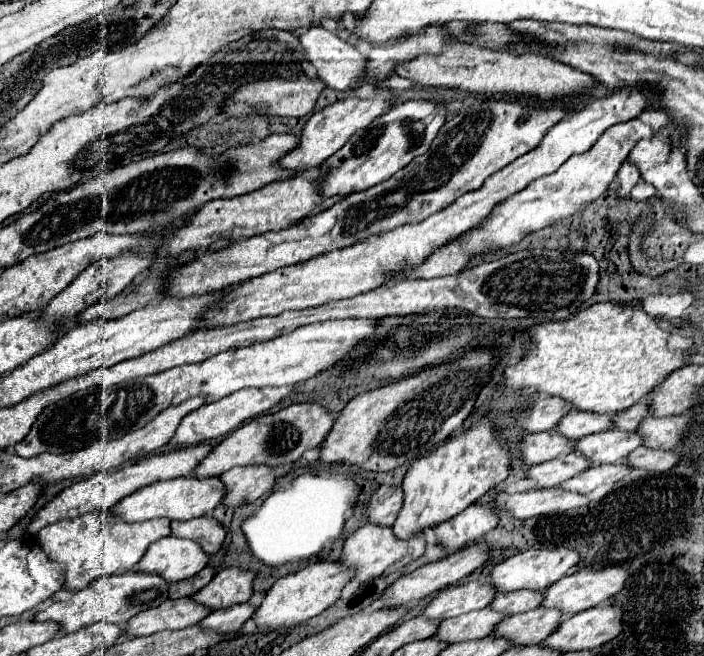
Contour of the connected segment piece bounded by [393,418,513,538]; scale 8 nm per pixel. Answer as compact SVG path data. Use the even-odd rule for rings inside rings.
M487 418L479 420L463 434L447 438L443 444L437 446L437 450L417 458L409 466L403 478L405 506L401 508L393 524L395 536L409 538L419 530L437 526L457 516L459 512L463 512L467 506L477 502L485 492L489 492L493 486L497 486L509 476L511 460L513 460L511 448L507 446L505 440L497 436L495 424Z

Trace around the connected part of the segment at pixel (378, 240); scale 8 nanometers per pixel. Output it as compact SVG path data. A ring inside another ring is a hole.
M641 86L619 88L605 98L597 98L585 104L569 118L555 124L545 134L543 142L537 148L519 156L509 166L497 170L493 176L485 180L481 188L463 194L441 212L429 216L419 224L405 224L401 228L397 226L395 230L387 230L377 236L365 238L365 242L357 242L353 246L347 246L345 250L333 250L329 254L309 258L307 262L301 262L297 266L289 266L285 270L275 270L265 276L247 280L235 286L233 290L229 290L229 294L221 304L209 308L207 318L203 318L199 326L201 328L219 326L219 324L229 326L237 322L263 318L263 316L277 316L285 310L305 310L311 306L321 306L325 302L353 298L361 292L375 290L381 284L385 284L395 272L401 272L407 266L419 266L421 262L425 262L425 258L429 258L435 250L439 250L447 242L453 242L461 238L467 230L477 228L477 224L481 224L499 202L521 192L533 180L555 172L569 156L587 152L609 126L637 118L647 106L649 106L649 98L645 96Z

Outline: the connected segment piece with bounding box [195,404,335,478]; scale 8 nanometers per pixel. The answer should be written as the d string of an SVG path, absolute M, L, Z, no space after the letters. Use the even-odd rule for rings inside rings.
M291 404L279 412L257 416L245 422L235 432L231 432L223 442L219 442L215 450L209 454L209 458L205 458L199 464L199 468L195 470L195 478L221 476L223 472L235 466L251 466L251 464L285 466L297 462L303 452L323 444L329 430L333 428L333 422L335 416L319 404Z

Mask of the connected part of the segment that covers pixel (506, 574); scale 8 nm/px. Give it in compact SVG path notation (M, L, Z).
M555 548L555 550L525 550L519 552L505 562L497 564L491 572L491 582L499 592L515 592L515 590L545 590L553 582L561 580L573 566L577 566L581 560L577 550L569 548Z

